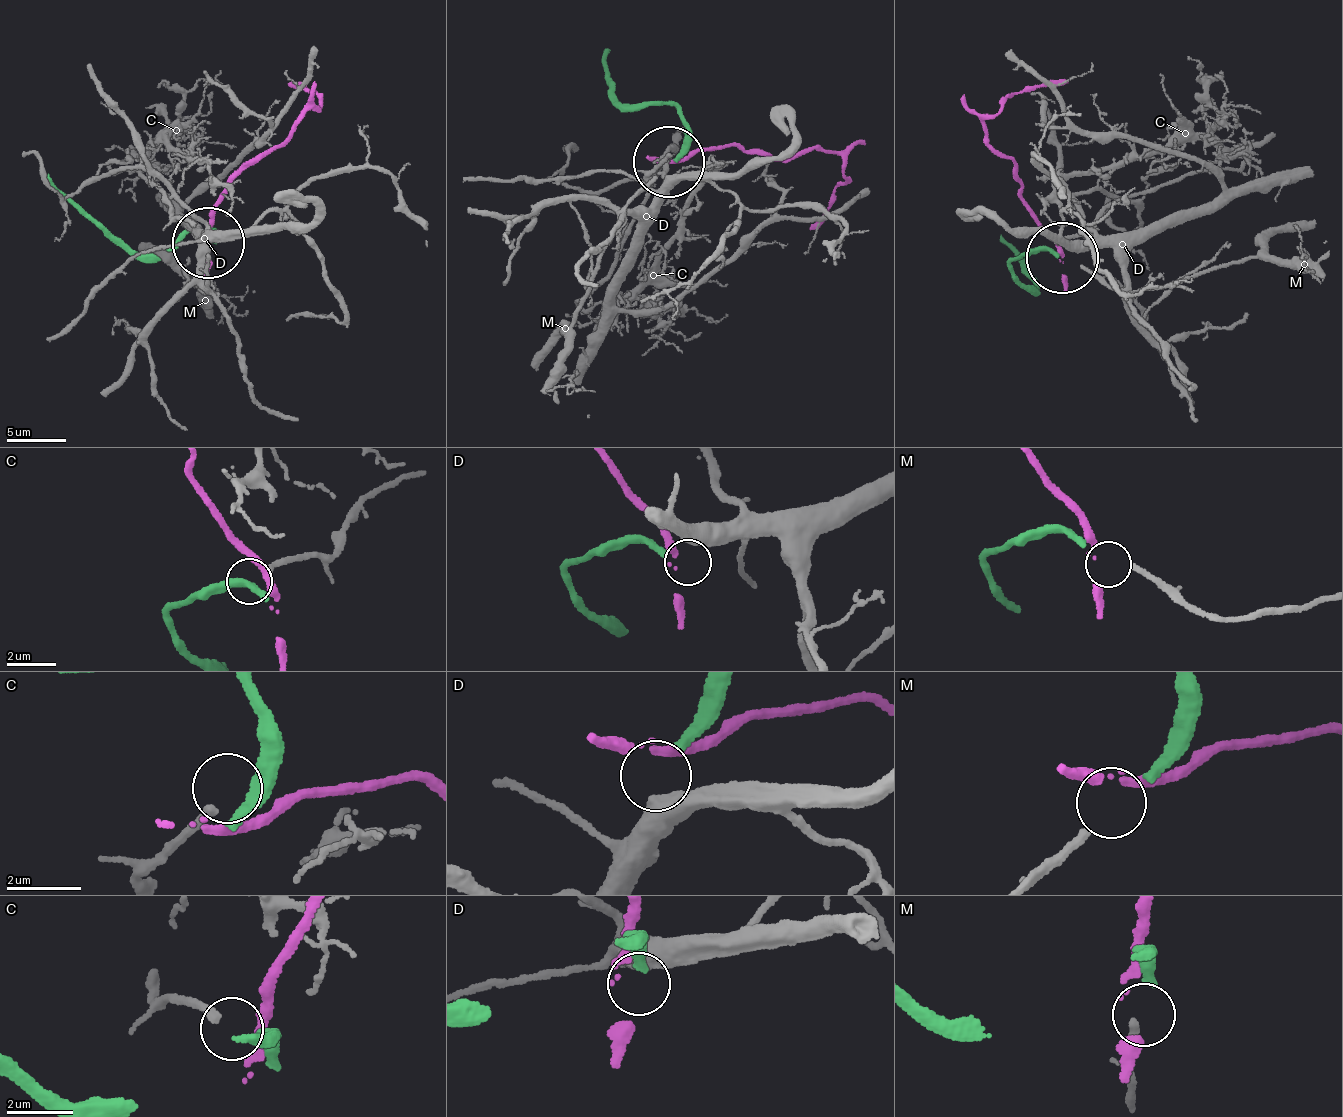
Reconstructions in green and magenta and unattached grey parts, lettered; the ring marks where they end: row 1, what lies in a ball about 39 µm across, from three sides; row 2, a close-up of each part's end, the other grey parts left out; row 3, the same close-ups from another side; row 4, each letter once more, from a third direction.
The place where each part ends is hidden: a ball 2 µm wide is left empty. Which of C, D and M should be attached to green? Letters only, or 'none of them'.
none of them

